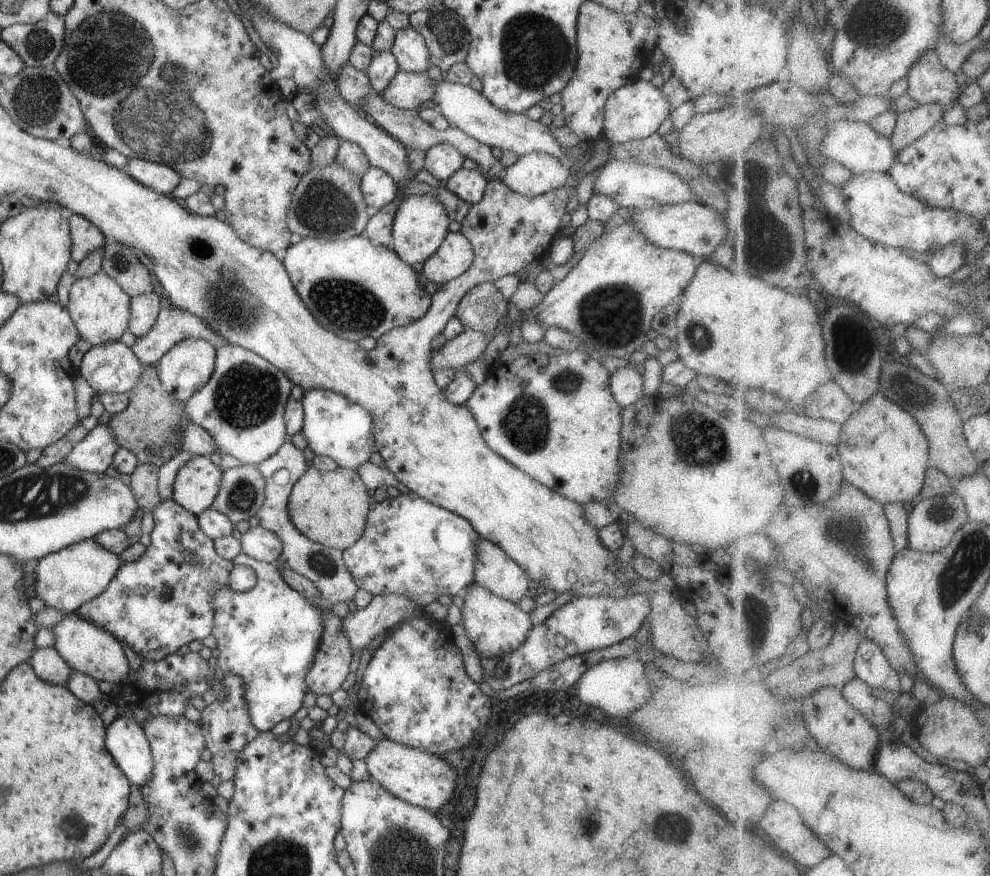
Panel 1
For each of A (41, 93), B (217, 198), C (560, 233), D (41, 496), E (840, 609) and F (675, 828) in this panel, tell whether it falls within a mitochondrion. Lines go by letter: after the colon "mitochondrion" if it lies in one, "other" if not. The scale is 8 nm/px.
A: mitochondrion
B: other
C: other
D: mitochondrion
E: other
F: mitochondrion

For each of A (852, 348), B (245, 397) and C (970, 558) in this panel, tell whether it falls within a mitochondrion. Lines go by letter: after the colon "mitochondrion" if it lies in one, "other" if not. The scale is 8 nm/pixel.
A: mitochondrion
B: mitochondrion
C: mitochondrion

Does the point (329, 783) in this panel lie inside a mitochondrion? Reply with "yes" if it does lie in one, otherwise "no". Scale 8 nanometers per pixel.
no

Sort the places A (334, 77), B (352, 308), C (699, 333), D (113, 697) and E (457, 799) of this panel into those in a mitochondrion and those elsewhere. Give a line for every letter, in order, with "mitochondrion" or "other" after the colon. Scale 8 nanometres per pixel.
A: other
B: mitochondrion
C: mitochondrion
D: other
E: other

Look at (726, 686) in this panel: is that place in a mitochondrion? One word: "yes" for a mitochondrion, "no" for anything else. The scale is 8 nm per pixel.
no

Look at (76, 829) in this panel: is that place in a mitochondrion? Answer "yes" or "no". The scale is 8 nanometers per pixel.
yes

